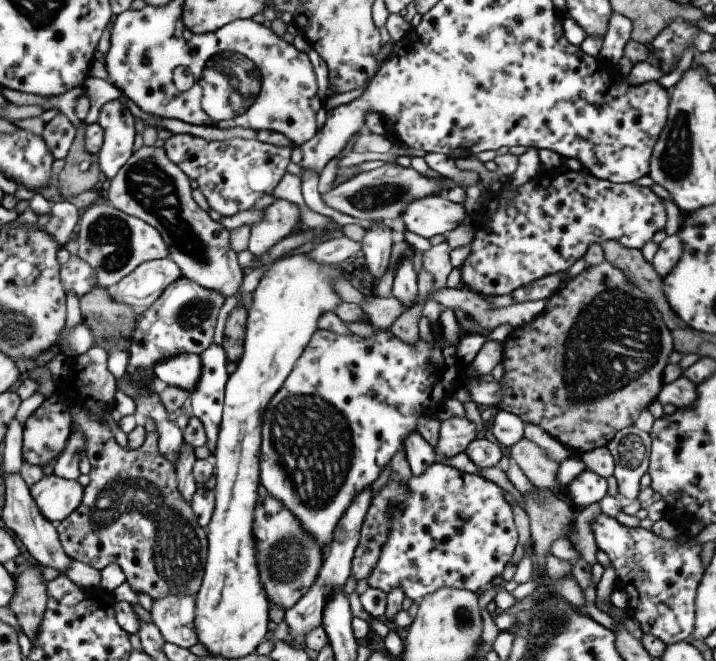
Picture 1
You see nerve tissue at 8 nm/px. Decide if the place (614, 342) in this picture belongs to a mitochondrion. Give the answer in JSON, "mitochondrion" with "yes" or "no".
{"mitochondrion":"yes"}

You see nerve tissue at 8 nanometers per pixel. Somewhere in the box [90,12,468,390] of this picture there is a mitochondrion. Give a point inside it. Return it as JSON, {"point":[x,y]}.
{"point":[147,184]}

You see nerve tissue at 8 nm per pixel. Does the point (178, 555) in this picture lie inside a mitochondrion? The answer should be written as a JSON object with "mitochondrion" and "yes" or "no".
{"mitochondrion":"yes"}

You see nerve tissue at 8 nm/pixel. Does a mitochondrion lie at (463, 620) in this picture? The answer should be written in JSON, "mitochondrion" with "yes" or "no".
{"mitochondrion":"yes"}

